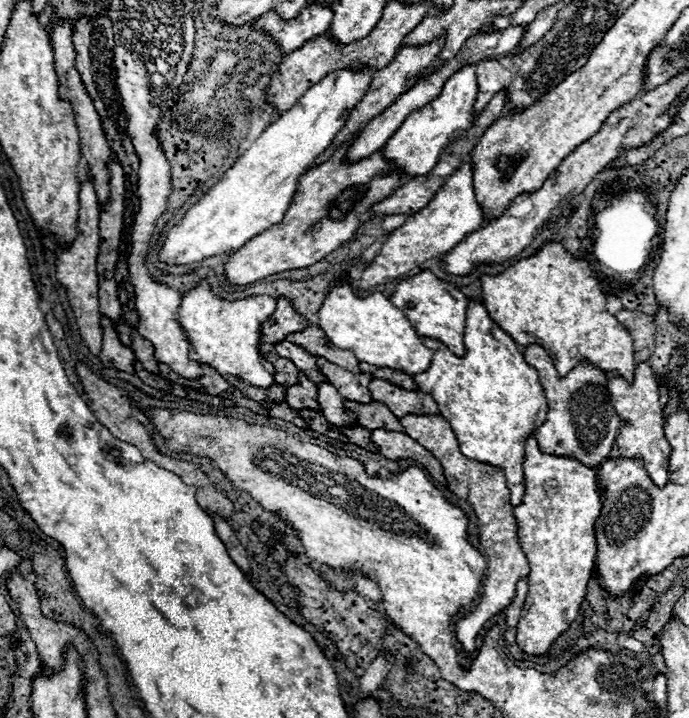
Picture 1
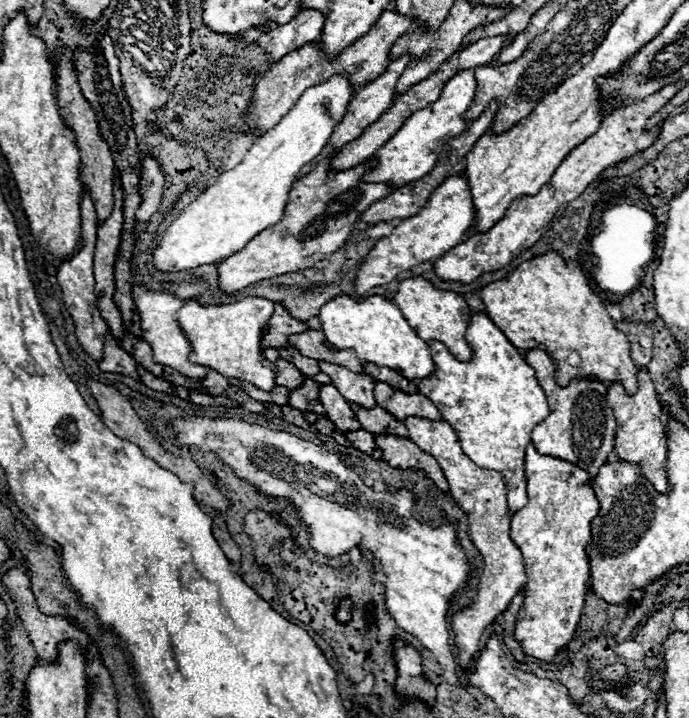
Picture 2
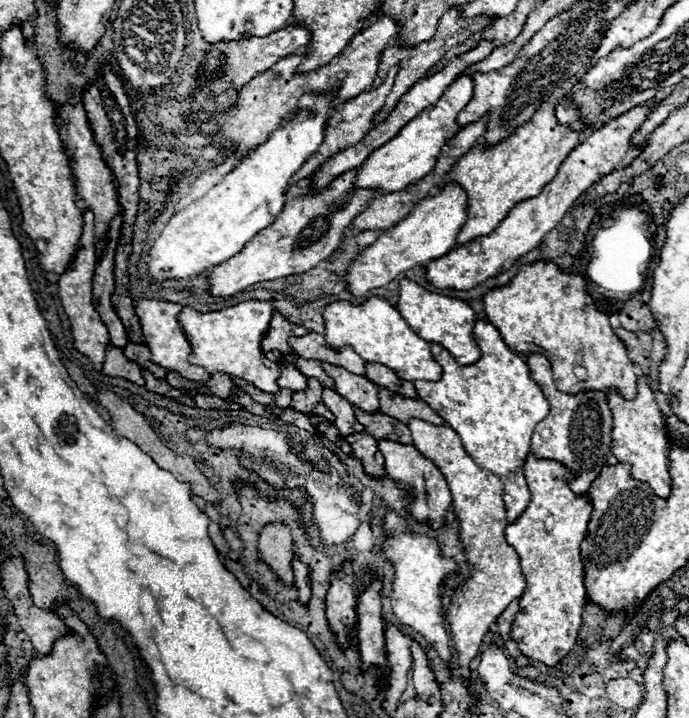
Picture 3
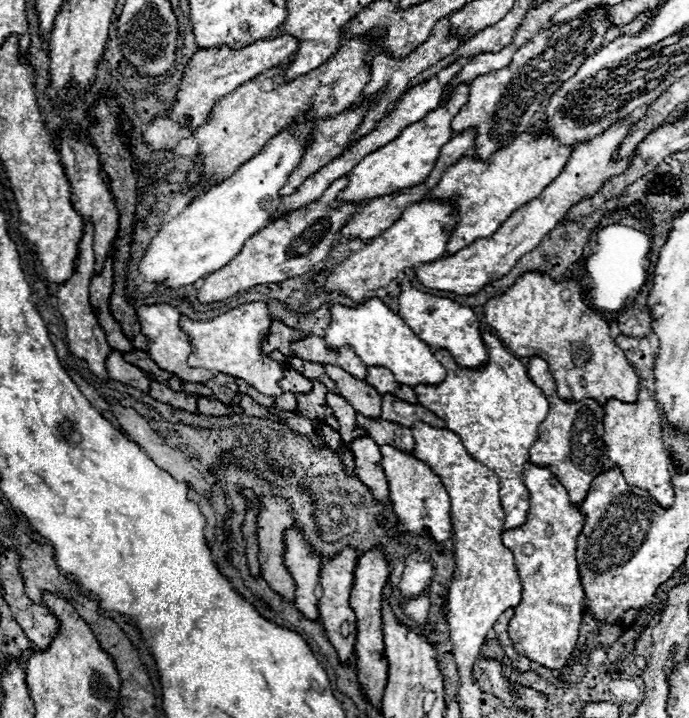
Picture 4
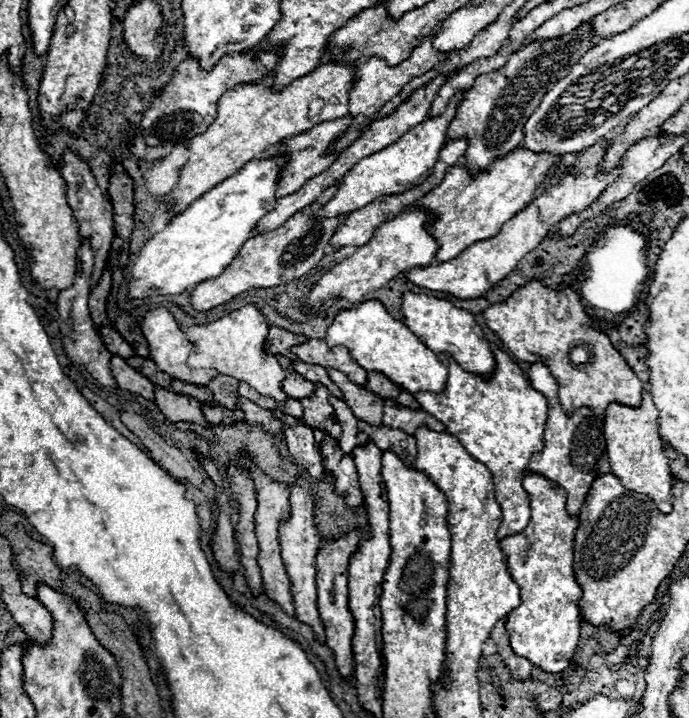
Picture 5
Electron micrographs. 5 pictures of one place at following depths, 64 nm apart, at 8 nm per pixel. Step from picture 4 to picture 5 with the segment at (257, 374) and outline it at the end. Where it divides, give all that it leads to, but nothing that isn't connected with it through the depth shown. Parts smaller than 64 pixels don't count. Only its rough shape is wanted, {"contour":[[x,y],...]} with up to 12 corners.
{"contour":[[254,304],[182,326],[190,368],[214,368],[284,402],[286,370],[264,352]]}

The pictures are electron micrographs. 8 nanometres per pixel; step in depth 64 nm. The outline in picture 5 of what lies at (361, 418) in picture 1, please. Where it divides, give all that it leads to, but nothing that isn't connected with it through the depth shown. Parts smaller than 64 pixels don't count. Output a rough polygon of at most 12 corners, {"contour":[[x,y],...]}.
{"contour":[[358,420],[380,450],[416,462],[416,440],[404,430]]}

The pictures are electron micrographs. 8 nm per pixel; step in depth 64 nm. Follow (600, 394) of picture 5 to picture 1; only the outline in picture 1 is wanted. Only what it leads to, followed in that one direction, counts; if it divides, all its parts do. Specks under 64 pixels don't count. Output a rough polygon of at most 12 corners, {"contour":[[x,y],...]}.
{"contour":[[562,242],[482,276],[490,318],[566,376],[634,380],[634,342]]}

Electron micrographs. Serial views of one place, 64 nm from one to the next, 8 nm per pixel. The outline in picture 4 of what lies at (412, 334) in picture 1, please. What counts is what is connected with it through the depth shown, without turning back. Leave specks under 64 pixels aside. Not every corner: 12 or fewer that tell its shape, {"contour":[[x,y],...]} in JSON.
{"contour":[[380,298],[334,304],[324,336],[400,384],[440,384],[444,366]]}

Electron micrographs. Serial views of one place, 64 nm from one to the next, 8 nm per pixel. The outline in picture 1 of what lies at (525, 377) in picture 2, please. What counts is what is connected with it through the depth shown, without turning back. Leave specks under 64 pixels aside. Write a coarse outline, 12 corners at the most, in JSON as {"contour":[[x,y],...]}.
{"contour":[[468,302],[464,356],[440,340],[416,386],[466,458],[524,496],[524,442],[548,414],[538,370]]}

